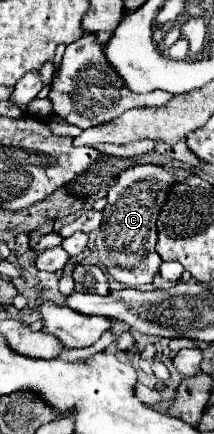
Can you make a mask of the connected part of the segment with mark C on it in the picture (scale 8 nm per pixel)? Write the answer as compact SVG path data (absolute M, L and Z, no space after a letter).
M136 164L136 166L130 166L124 172L120 172L114 186L110 186L110 190L108 190L108 196L106 196L108 204L104 208L104 224L100 226L100 232L98 232L98 238L96 238L96 252L102 260L102 264L106 266L106 270L118 282L122 282L130 288L150 284L154 274L158 272L158 268L162 264L158 252L154 250L154 246L156 246L156 220L158 220L158 214L160 214L160 210L162 210L162 206L168 198L168 192L174 184L178 184L178 178L170 170L166 170L166 166Z

